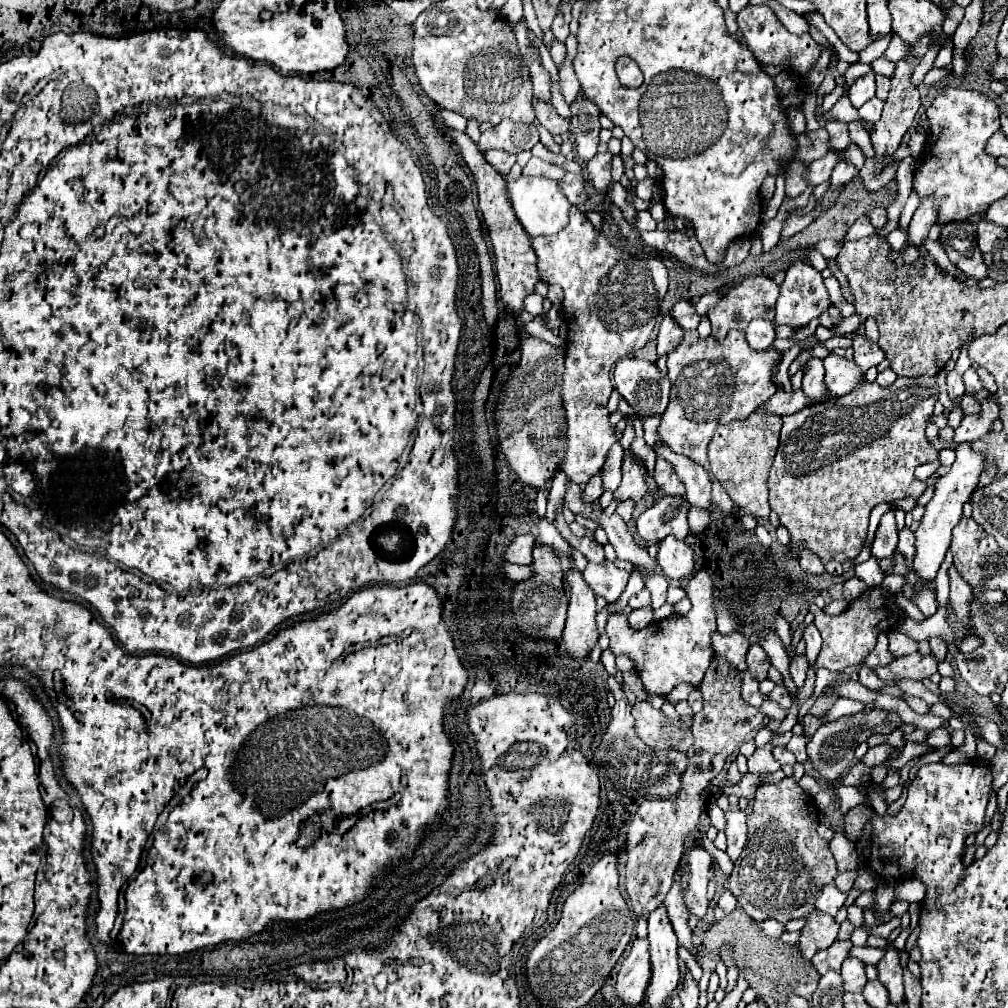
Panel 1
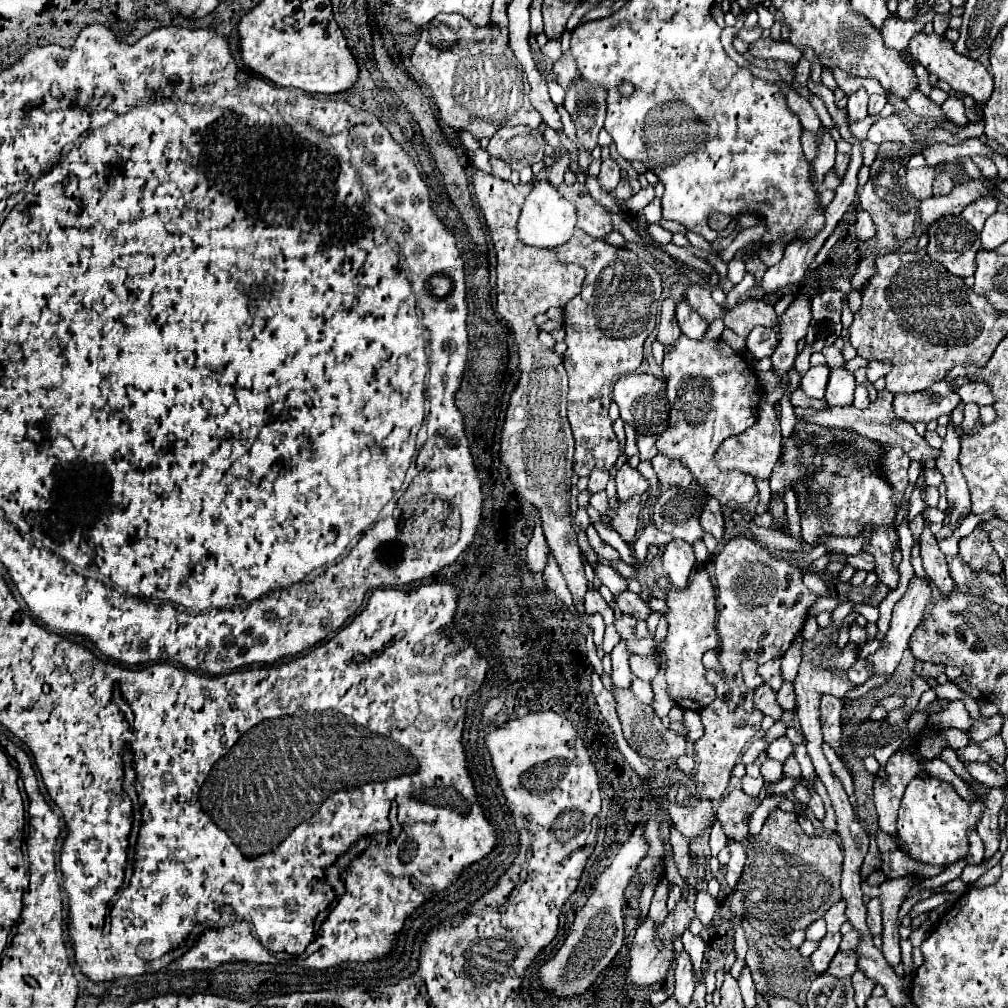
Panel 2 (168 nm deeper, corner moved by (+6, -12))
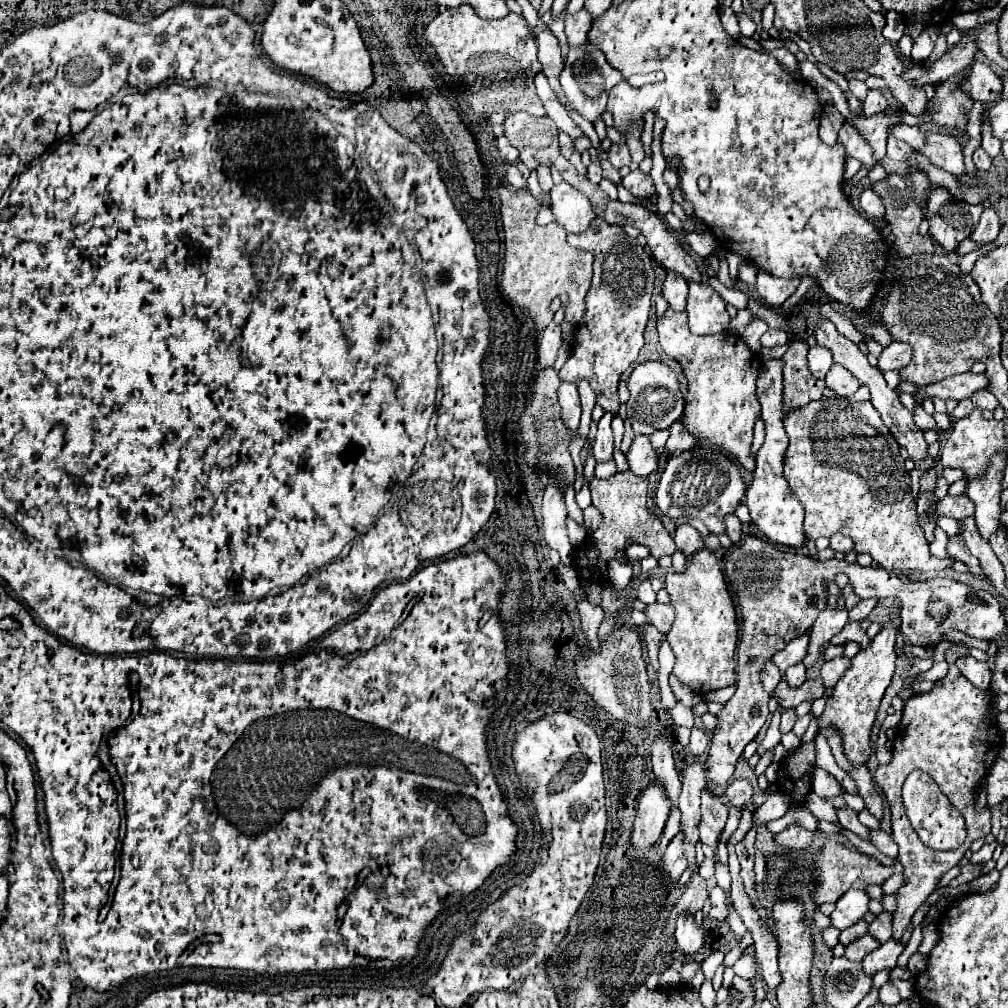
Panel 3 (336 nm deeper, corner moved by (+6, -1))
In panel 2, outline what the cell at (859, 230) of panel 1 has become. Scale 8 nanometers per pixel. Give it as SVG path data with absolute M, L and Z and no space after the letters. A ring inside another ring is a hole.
M860 211L858 217L856 217L856 237L860 241L866 241L866 239L870 239L874 235L876 235L876 227L874 227L870 215L866 211Z

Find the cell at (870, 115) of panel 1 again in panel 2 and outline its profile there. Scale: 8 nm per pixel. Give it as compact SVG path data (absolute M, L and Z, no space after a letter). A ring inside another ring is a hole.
M890 115L890 117L880 117L872 123L870 131L868 131L868 139L876 145L880 145L882 141L896 141L896 143L904 143L904 149L902 149L902 157L908 155L914 147L916 147L916 137L906 129L906 125L896 117L896 115Z

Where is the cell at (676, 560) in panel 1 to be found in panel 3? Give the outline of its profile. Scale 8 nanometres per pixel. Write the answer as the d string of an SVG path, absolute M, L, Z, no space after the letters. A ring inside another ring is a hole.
M680 524L676 528L676 536L674 536L674 542L678 546L678 550L682 550L686 556L690 554L696 554L698 550L704 548L704 540L702 536L698 534L698 530L690 524Z

